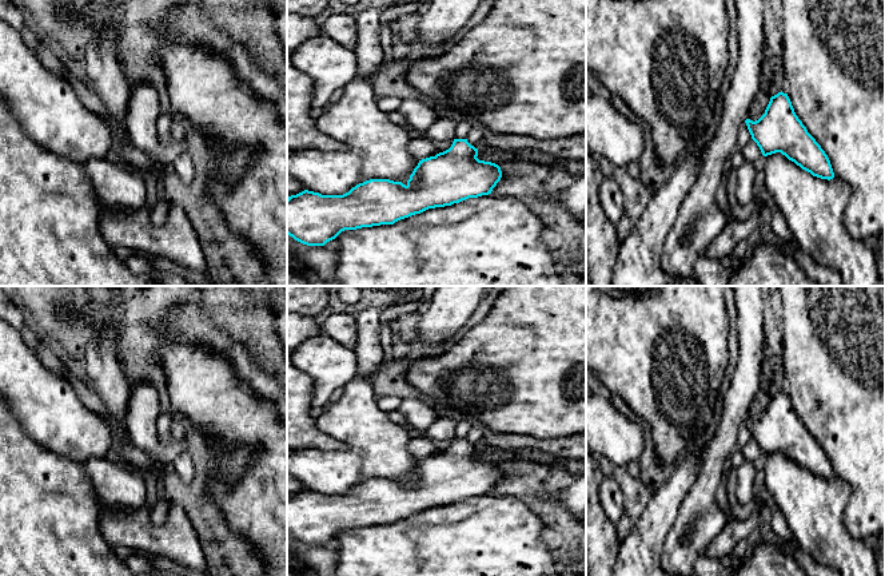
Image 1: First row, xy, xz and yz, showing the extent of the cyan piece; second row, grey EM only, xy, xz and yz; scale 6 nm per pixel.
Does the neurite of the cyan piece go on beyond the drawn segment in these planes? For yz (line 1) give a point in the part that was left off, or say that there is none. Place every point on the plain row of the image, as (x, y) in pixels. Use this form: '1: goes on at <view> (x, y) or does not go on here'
1: does not go on here

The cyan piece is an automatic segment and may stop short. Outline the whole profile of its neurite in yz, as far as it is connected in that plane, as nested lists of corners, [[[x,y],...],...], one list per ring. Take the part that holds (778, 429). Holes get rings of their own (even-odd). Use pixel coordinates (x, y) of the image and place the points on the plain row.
[[[781,390],[772,396],[765,413],[756,421],[746,418],[745,422],[752,438],[757,442],[764,456],[781,452],[813,476],[828,480],[834,477],[828,454],[796,414],[788,393]]]

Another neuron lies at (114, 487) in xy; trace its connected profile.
[[[107,457],[89,458],[83,466],[101,511],[137,509],[145,505],[147,489],[140,476]]]

